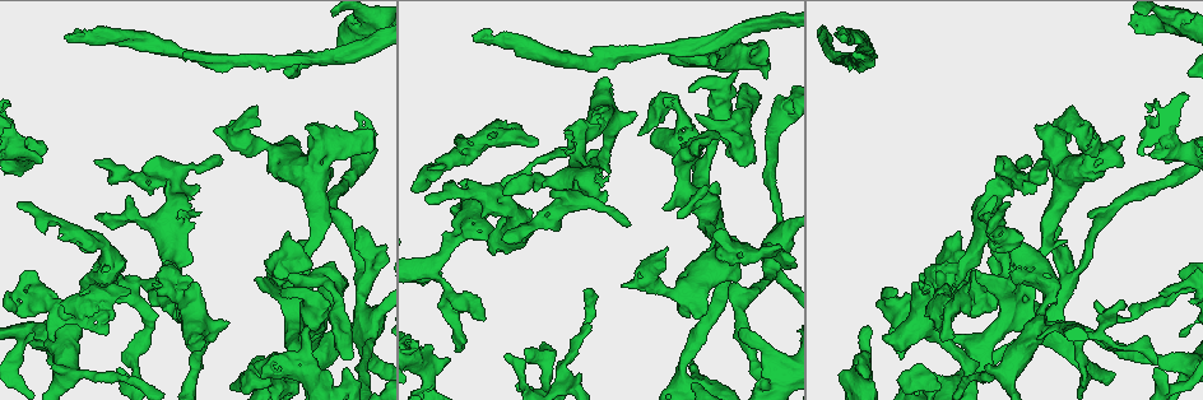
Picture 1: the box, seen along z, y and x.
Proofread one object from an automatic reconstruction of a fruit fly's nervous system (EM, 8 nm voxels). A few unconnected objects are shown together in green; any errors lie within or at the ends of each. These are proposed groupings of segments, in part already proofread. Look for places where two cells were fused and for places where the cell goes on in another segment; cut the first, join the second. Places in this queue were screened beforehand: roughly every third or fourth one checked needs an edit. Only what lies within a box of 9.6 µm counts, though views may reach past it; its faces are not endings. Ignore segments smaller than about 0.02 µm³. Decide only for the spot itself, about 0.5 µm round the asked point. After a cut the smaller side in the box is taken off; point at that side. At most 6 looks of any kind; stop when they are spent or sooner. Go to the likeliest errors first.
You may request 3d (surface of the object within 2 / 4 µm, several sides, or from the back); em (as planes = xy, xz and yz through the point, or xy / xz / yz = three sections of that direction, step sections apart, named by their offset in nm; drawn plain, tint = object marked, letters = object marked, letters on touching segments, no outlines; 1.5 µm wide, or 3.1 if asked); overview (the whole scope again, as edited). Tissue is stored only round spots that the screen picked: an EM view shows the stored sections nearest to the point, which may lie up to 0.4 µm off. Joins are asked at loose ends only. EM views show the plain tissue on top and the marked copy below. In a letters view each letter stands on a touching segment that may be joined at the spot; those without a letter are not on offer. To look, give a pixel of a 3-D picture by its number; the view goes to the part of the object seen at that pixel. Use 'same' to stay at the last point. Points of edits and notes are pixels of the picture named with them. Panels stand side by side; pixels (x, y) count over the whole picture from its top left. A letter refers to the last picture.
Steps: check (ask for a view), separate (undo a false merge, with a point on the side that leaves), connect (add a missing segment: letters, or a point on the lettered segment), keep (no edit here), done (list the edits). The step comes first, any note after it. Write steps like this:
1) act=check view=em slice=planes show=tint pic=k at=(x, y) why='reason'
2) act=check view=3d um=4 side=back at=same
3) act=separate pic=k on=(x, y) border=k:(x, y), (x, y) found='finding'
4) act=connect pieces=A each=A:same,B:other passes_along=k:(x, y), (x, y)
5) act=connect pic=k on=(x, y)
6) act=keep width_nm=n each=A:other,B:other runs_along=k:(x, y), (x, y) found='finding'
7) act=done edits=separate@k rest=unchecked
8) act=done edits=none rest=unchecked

act=check view=3d um=4 pic=1 at=(149, 191)

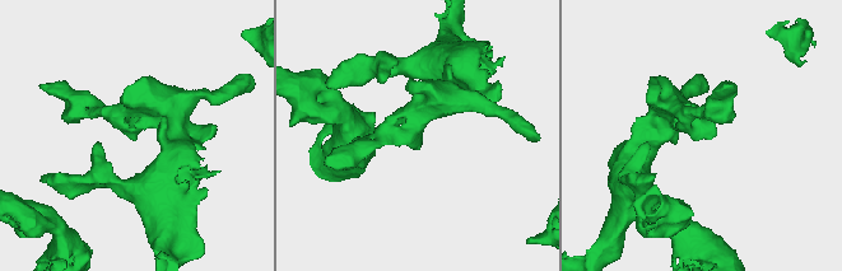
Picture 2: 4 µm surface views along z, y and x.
act=check view=em slice=xz step=4 show=tint pic=2 at=(133, 134) why='shape alone is not enough'

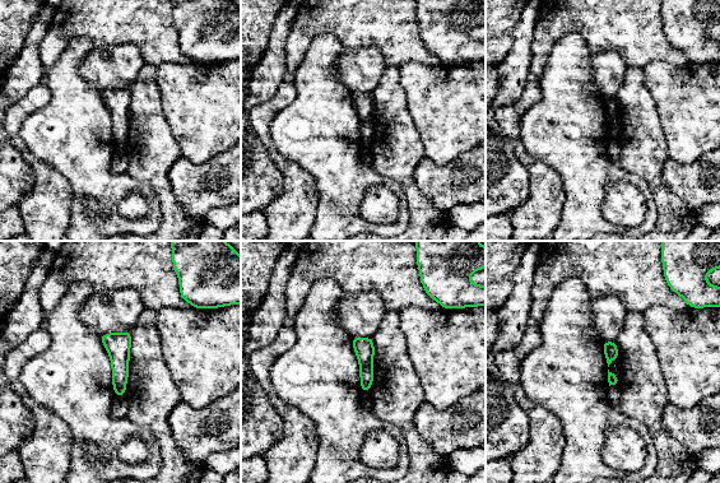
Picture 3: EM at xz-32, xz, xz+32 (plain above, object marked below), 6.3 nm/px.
act=check view=em slice=planes show=letters at=same why='cut it another way'

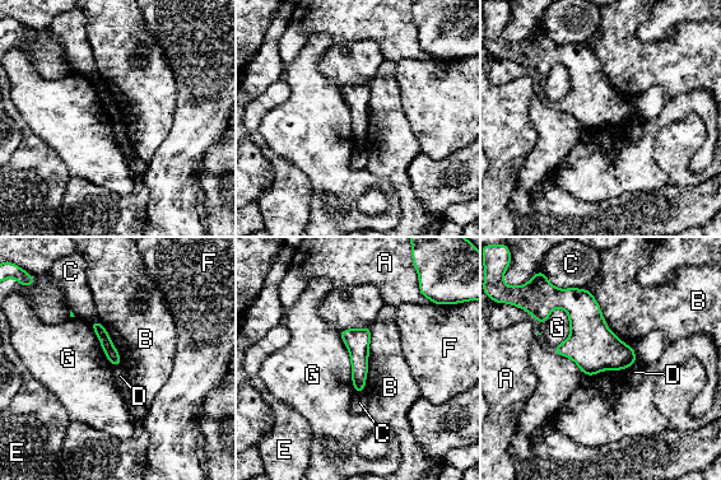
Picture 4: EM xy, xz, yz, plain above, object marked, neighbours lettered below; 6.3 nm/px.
act=keep longest_contact=B:420nm each=A:other,B:other,C:other,D:other,E:other,F:other,G:other runs_along=4:(96, 324), (117, 362) found='no lettered segment goes on from it'

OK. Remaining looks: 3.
act=check view=em slice=planes show=letters pic=1 at=(474, 37) why='free end'

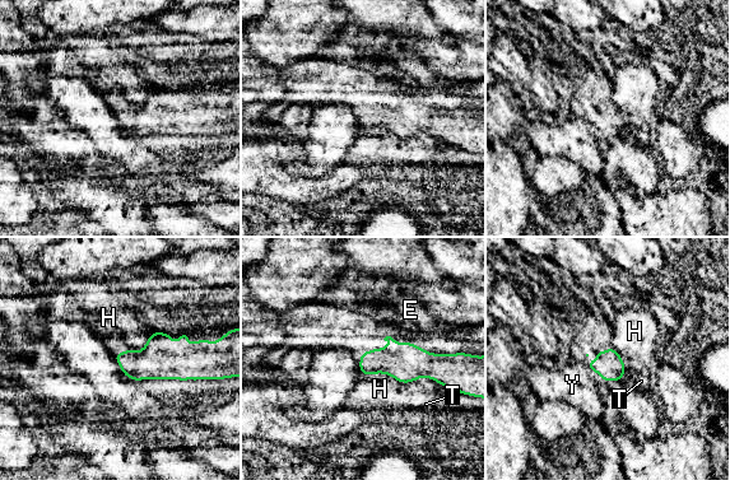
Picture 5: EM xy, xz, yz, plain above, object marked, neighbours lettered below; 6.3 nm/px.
act=keep longest_contact=H:320nm each=E:other,H:other,T:other,Y:other found='none of them fits'

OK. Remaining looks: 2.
act=check view=3d um=2 pic=1 at=(663, 99) why='sharp bend'

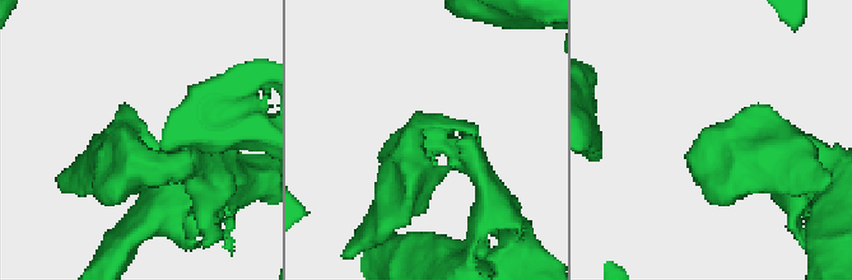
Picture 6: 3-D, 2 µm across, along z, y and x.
act=check view=em slice=planes show=letters pic=6 at=(715, 179) arm_widths_nm=190,320 why='shape alone is not enough'

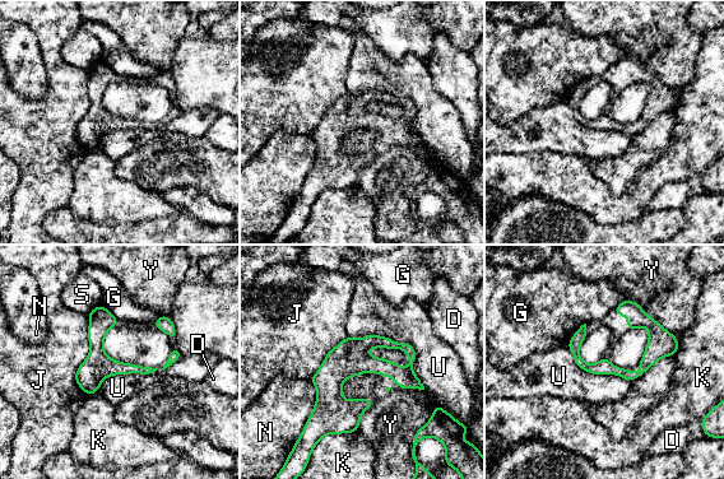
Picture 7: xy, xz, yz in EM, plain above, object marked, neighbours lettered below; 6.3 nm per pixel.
act=keep each=D:other,G:other,J:other,K:other,N:other,S:other,U:other,Y:other border=7:(348, 335), (409, 343), (425, 387) found='continuous, no second cell'

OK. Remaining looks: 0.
act=done edits=none rest=unchecked

